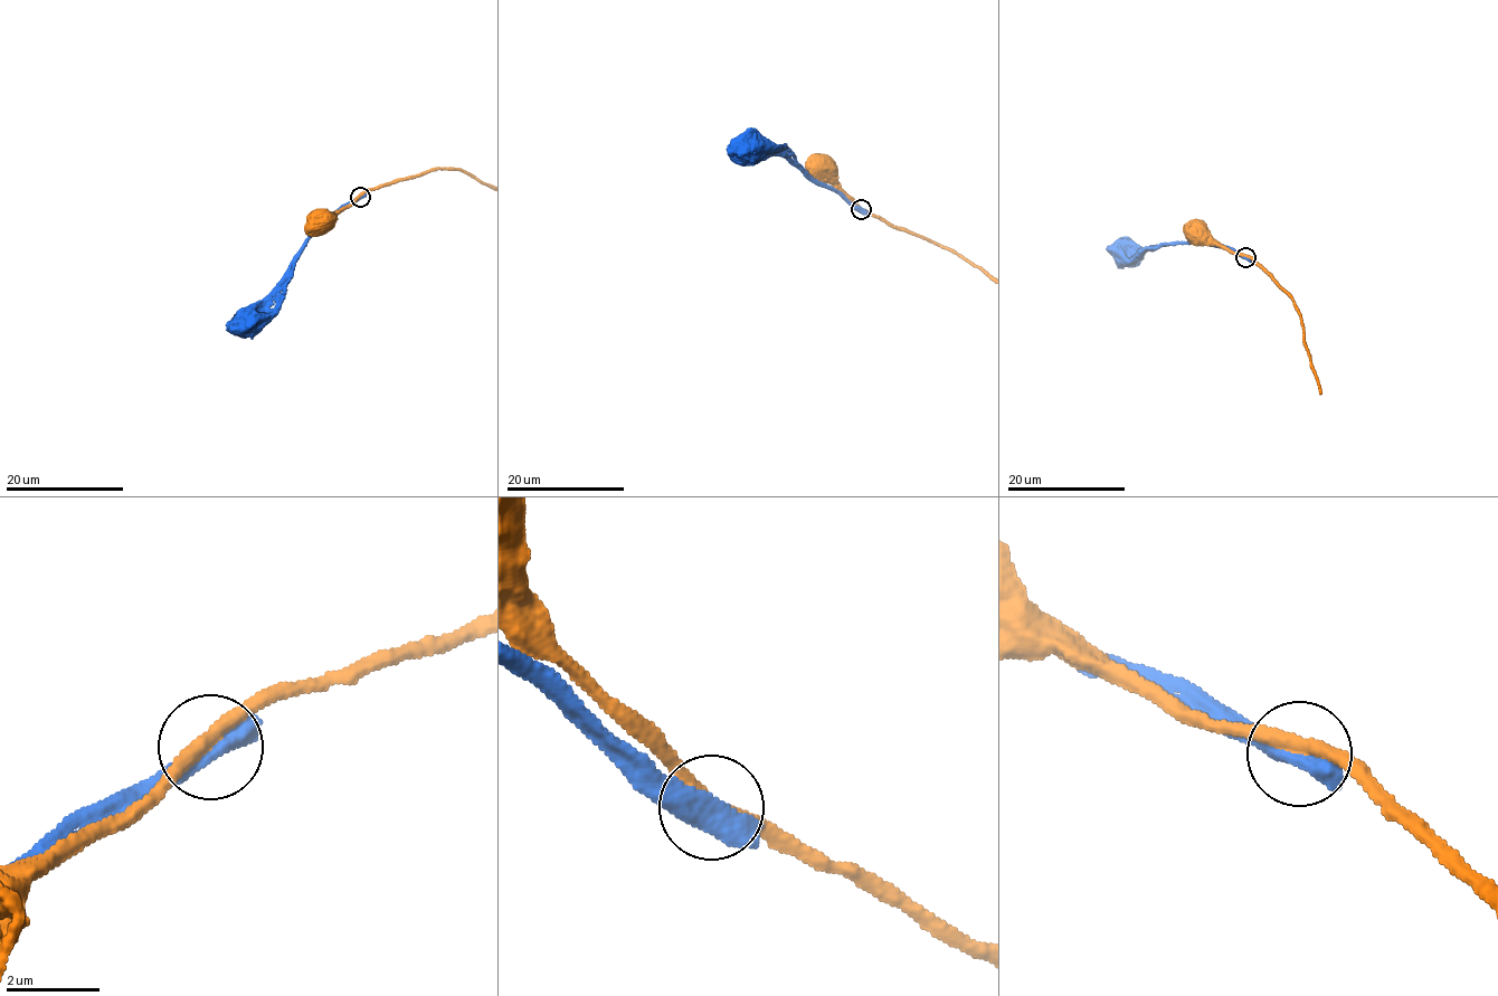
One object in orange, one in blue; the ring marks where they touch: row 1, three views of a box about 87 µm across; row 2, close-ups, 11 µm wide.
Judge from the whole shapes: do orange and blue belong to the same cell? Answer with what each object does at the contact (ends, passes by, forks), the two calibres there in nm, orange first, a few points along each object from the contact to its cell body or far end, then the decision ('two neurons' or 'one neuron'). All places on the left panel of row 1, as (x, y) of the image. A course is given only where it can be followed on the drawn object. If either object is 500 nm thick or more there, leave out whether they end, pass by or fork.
orange passes by | blue passes by | 300/480 nm | orange via (359, 197), (325, 217), (318, 215), (320, 219) | blue via (359, 197), (333, 212), (311, 236), (267, 309), (252, 322) | two neurons

